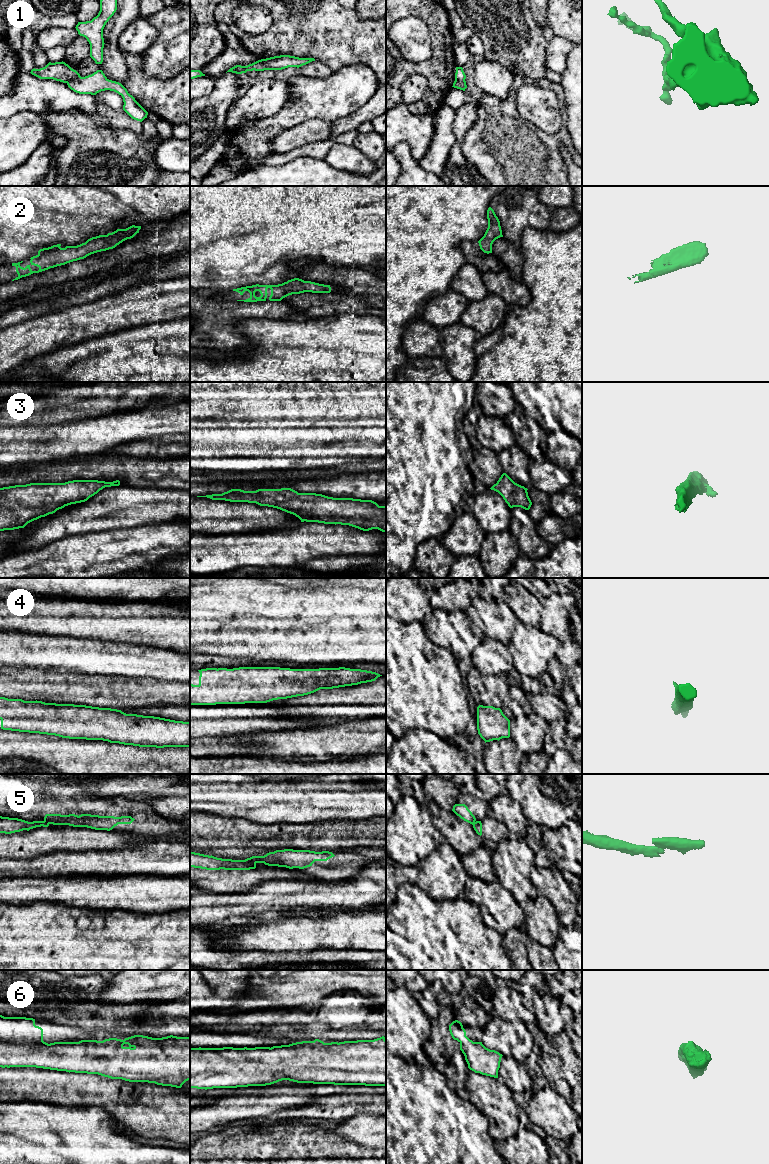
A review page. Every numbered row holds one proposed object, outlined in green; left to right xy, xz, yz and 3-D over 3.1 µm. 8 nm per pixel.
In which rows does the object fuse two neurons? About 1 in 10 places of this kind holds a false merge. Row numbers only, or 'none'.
5

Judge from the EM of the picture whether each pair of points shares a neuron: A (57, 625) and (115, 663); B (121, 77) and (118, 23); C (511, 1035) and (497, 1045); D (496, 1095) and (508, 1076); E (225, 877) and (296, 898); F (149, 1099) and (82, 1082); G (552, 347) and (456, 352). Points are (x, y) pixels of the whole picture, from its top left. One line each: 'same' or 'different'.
A: different
B: same
C: same
D: different
E: different
F: same
G: different

